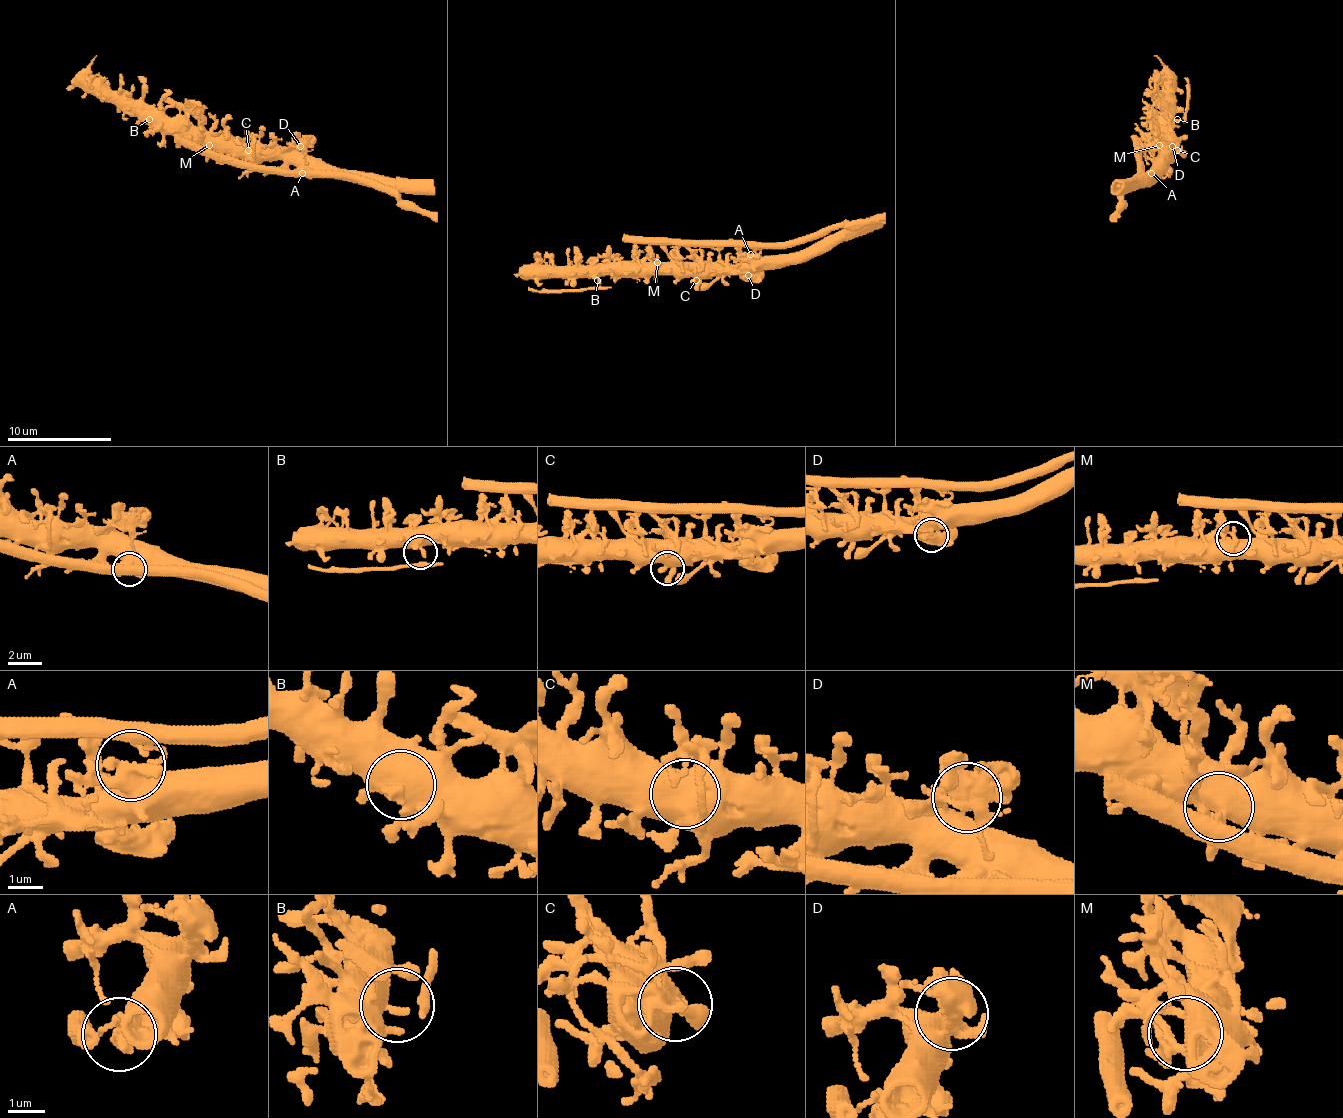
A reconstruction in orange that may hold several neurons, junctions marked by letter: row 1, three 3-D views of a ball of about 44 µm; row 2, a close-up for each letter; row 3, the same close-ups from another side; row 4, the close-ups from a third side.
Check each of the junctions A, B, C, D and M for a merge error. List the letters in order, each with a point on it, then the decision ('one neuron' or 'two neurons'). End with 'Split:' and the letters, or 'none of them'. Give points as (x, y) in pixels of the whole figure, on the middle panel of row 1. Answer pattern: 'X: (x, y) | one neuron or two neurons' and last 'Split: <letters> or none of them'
A: (750, 254) | two neurons
B: (597, 280) | one neuron
C: (696, 280) | one neuron
D: (748, 275) | one neuron
M: (657, 262) | one neuron
Split: A

